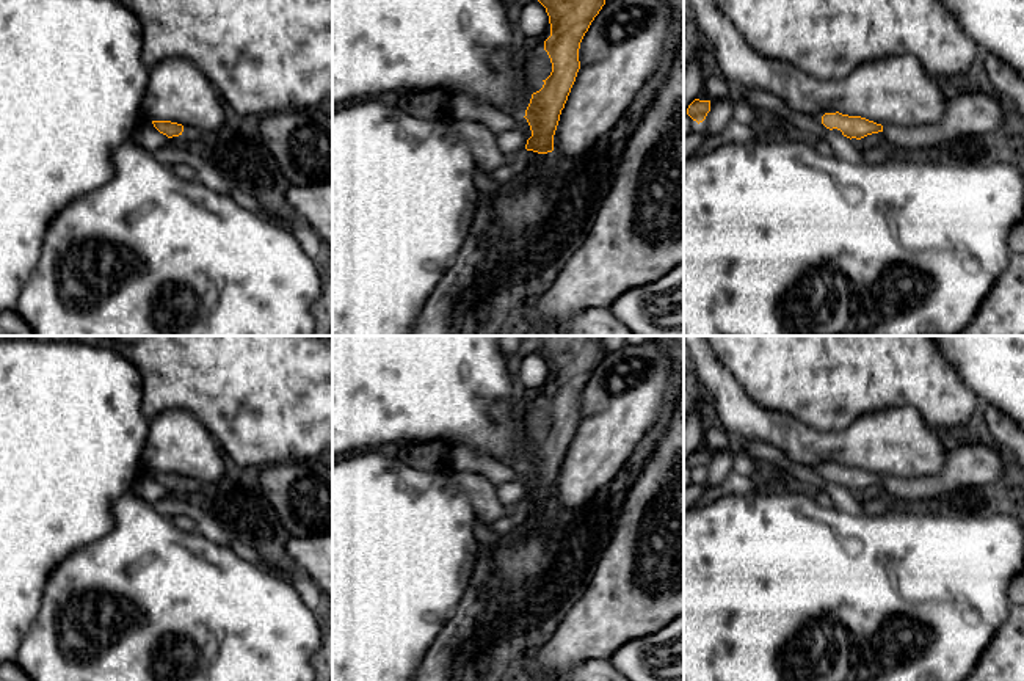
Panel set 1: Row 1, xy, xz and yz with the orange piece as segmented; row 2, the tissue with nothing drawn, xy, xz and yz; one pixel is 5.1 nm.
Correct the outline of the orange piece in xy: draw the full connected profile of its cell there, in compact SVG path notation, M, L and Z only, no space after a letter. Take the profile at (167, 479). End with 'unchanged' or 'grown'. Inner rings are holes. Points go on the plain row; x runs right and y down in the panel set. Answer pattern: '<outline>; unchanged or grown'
M152 472L152 475L160 485L166 486L171 494L190 496L193 493L193 482L182 475L171 472Z; grown

